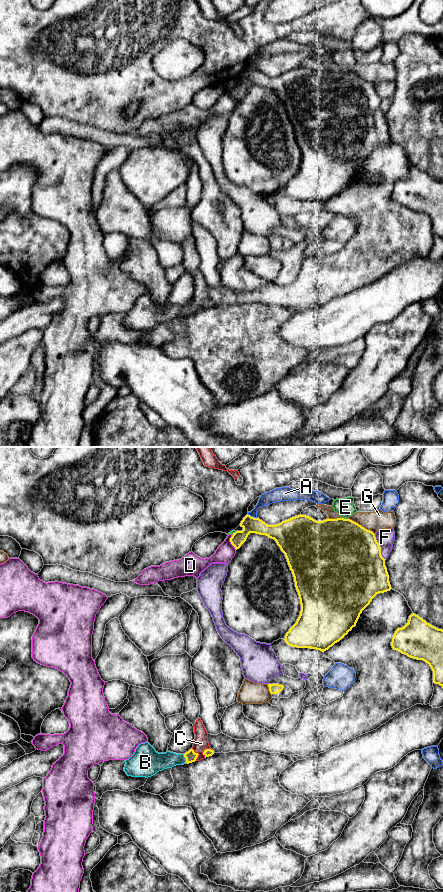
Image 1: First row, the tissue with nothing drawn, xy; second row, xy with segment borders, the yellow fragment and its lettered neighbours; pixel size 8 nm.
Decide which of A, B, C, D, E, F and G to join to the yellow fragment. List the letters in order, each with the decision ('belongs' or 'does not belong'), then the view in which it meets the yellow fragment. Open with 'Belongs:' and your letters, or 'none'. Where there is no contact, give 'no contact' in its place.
Belongs: B
A: does not belong; meets yellow in xy
B: belongs; meets yellow in xy
C: does not belong; meets yellow in xy
D: does not belong; meets yellow in xy
E: does not belong; meets yellow in xy
F: does not belong; meets yellow in xy
G: does not belong; meets yellow in xy

